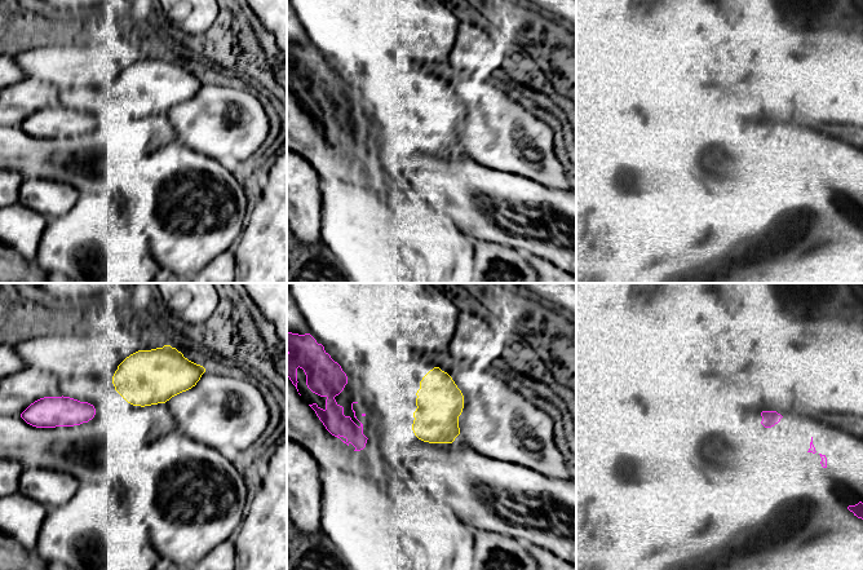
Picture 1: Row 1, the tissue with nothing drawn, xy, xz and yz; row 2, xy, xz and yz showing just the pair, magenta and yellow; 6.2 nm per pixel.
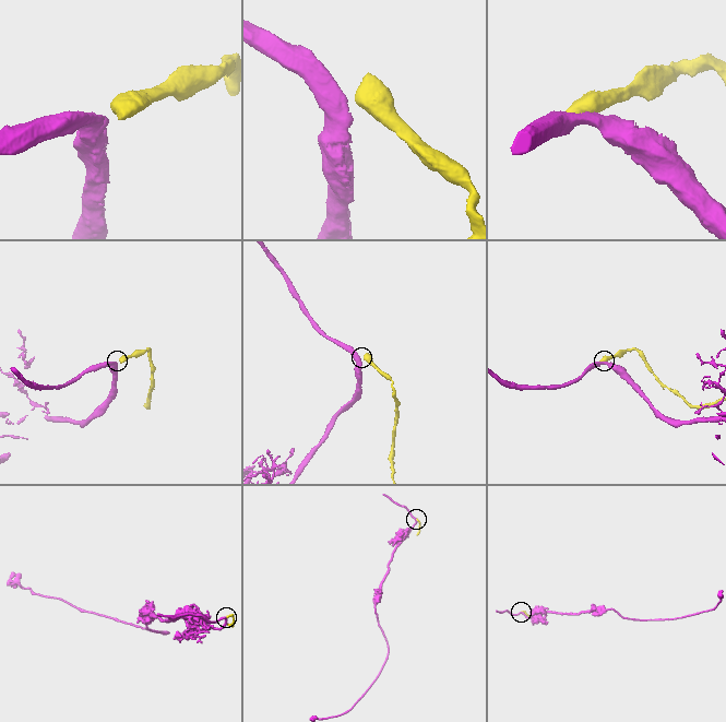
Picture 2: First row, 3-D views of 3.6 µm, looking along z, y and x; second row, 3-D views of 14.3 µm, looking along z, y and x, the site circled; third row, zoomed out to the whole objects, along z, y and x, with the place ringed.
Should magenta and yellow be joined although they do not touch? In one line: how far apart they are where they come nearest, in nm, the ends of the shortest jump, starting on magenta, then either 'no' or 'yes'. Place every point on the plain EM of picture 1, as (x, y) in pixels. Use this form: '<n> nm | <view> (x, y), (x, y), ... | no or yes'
170 nm | xy (93, 116), (115, 100) | no

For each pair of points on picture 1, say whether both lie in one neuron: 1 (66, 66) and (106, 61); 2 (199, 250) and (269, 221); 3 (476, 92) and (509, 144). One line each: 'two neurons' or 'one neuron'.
1: one neuron
2: two neurons
3: one neuron

